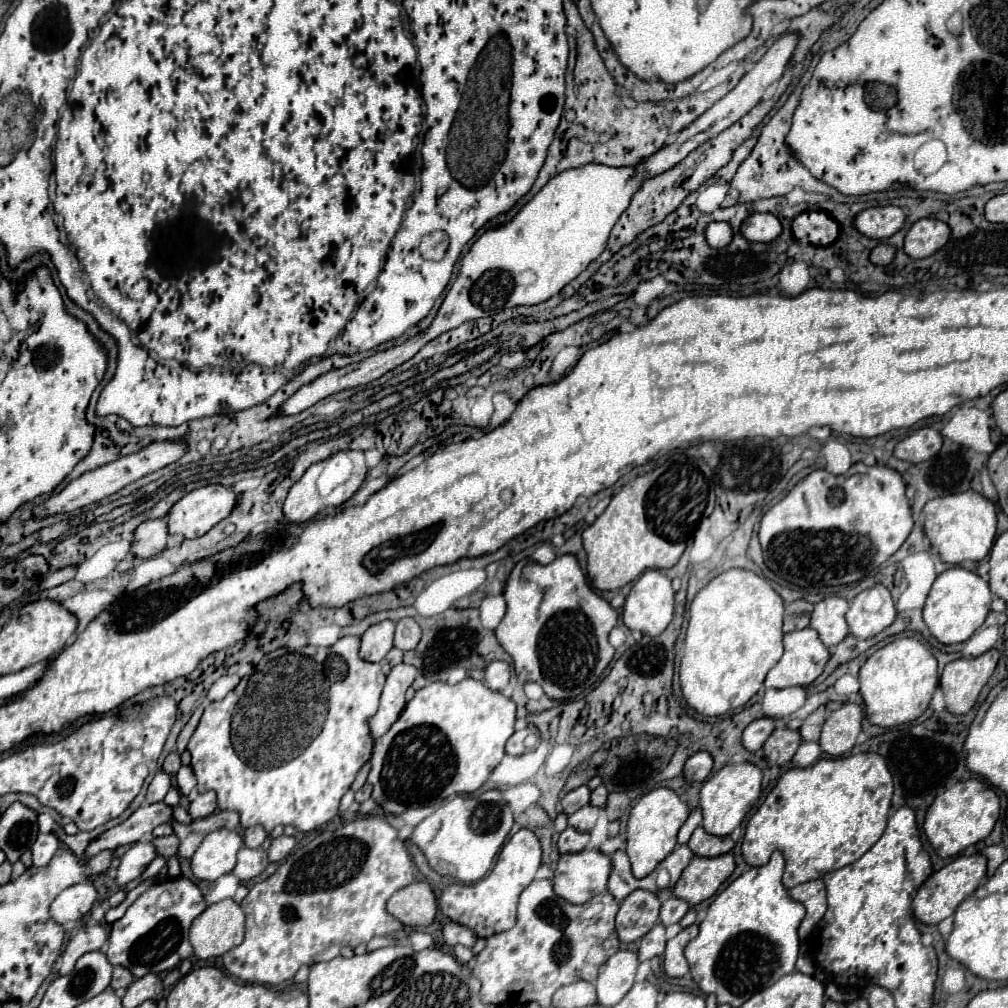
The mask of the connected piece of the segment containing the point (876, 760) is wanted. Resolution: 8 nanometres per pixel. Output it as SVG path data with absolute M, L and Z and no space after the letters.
M856 753L856 755L848 755L848 757L836 757L836 759L832 759L832 757L822 757L822 759L820 759L818 763L814 763L812 767L806 767L806 769L802 769L802 767L788 769L788 771L778 779L776 787L768 793L768 797L766 797L764 803L758 807L758 811L750 817L750 821L748 821L748 825L746 825L746 835L744 835L744 841L742 841L742 855L744 855L744 859L746 859L748 865L760 867L760 865L764 865L764 863L768 861L768 857L770 857L776 849L782 851L782 855L784 855L784 859L786 859L786 871L784 871L782 883L786 885L788 889L792 889L792 887L796 887L796 885L800 885L800 883L804 883L804 881L820 879L824 873L834 871L834 869L840 869L840 867L846 867L846 865L854 863L856 859L860 859L860 857L882 837L882 833L884 833L884 829L886 829L886 819L888 819L888 813L891 807L893 790L892 775L890 775L890 771L888 771L888 767L886 767L886 761L884 761L880 755L876 755L876 753Z

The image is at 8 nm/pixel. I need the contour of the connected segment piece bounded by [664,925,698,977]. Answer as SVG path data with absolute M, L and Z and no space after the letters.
M690 925L666 943L666 953L664 953L664 971L666 971L666 975L682 977L682 975L688 973L688 961L684 957L684 947L688 945L690 939L696 937L696 933L698 933L698 927Z

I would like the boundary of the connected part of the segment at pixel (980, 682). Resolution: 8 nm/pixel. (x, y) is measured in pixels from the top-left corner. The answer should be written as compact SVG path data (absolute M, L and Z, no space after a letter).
M990 649L980 657L956 659L944 667L940 675L940 687L944 691L948 711L964 715L972 709L982 687L994 673L998 657L998 651Z

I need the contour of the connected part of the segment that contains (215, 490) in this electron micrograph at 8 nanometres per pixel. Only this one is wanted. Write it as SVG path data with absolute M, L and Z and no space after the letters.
M206 485L186 493L166 515L168 533L196 539L226 519L236 503L236 493L222 485Z

